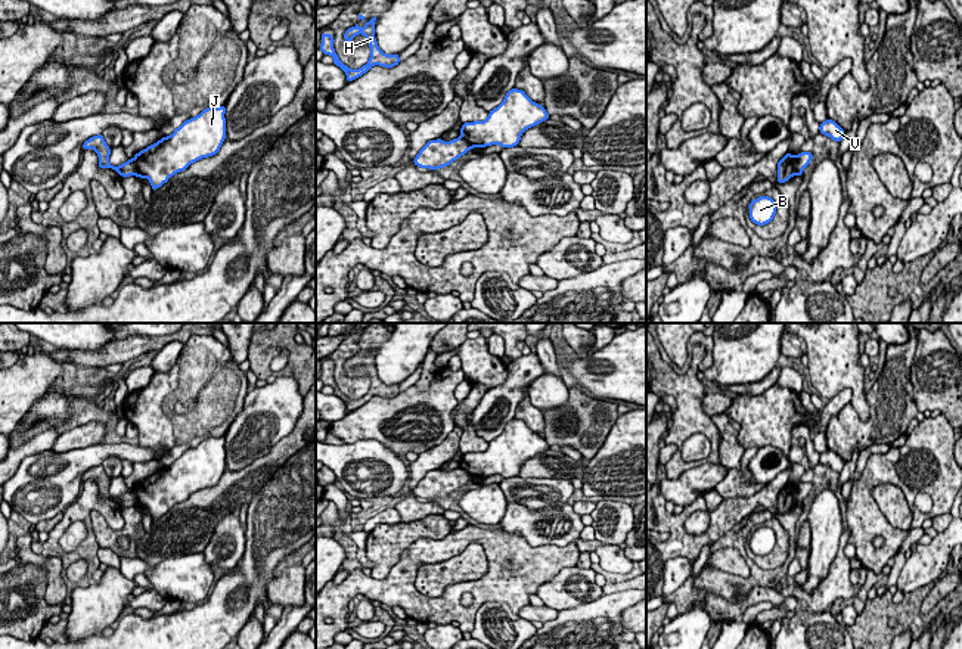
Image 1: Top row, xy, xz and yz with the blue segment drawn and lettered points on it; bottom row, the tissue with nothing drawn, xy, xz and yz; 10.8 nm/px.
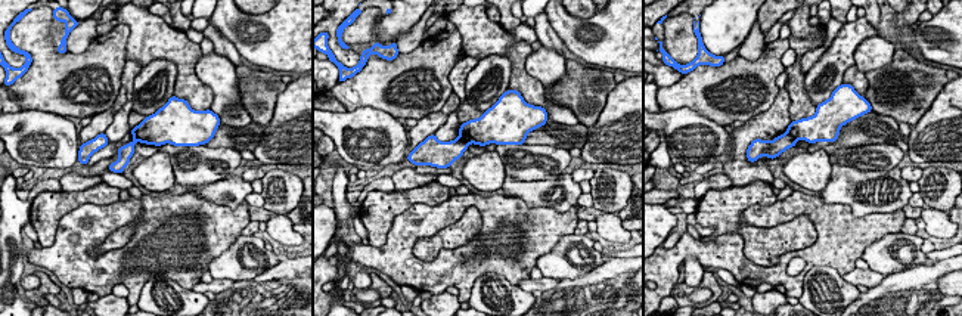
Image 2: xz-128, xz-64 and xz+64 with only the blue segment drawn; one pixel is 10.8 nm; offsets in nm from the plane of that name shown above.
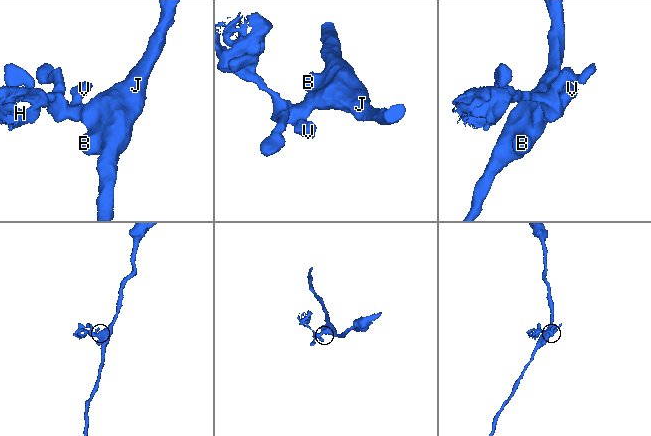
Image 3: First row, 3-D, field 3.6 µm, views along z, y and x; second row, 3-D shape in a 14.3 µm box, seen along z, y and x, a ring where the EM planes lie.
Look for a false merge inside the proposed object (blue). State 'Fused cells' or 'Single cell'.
Fused cells

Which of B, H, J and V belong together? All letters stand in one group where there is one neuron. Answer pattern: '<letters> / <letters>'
B J / H V

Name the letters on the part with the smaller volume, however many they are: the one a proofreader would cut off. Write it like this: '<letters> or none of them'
H, V

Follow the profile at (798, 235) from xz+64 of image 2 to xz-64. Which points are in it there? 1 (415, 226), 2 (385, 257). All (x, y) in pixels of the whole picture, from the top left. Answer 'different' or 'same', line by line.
1: different
2: different

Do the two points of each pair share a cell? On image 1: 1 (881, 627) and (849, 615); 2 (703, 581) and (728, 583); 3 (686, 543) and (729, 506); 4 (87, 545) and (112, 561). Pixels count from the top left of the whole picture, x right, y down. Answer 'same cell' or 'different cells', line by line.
1: different cells
2: same cell
3: same cell
4: different cells

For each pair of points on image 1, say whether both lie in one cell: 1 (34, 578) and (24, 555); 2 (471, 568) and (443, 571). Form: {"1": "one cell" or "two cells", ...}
{"1": "two cells", "2": "one cell"}

